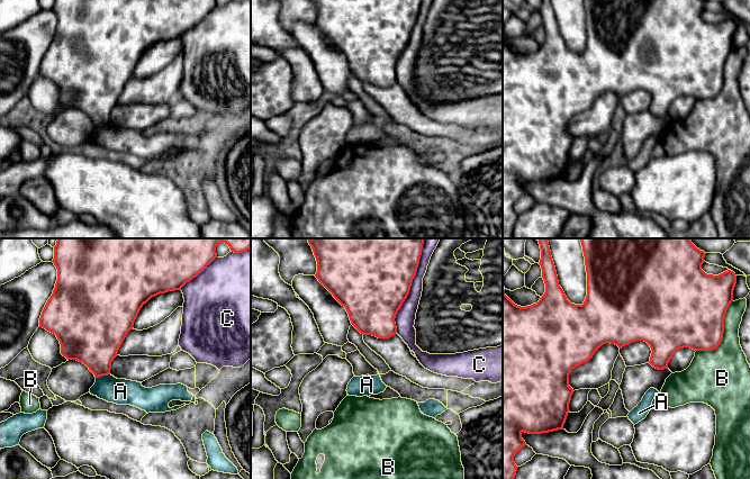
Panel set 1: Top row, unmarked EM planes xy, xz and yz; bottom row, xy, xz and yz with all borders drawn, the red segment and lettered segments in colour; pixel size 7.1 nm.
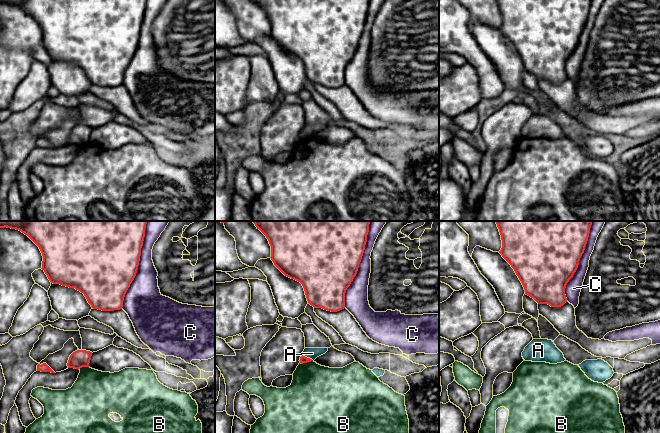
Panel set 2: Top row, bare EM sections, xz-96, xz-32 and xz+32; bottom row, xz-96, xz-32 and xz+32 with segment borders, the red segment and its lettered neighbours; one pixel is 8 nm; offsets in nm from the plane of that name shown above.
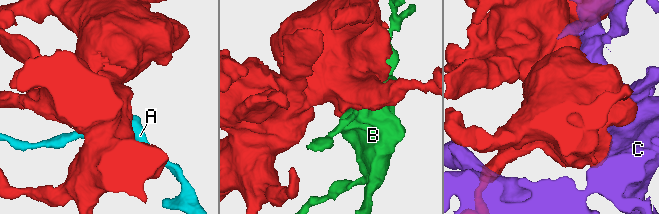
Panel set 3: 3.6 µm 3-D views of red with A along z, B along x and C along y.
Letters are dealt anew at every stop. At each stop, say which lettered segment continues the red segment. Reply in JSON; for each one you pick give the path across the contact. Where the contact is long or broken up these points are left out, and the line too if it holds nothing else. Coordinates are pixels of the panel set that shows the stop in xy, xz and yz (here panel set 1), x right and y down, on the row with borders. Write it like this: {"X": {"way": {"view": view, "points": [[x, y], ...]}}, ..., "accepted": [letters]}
{"accepted": []}

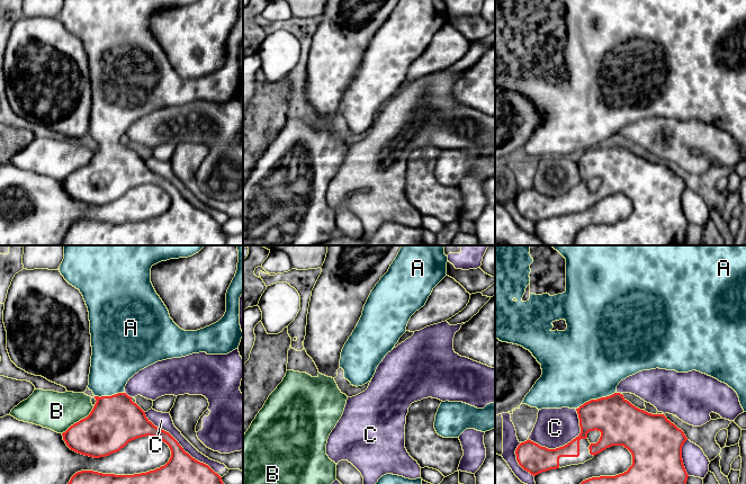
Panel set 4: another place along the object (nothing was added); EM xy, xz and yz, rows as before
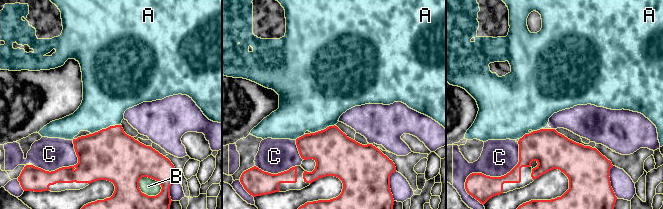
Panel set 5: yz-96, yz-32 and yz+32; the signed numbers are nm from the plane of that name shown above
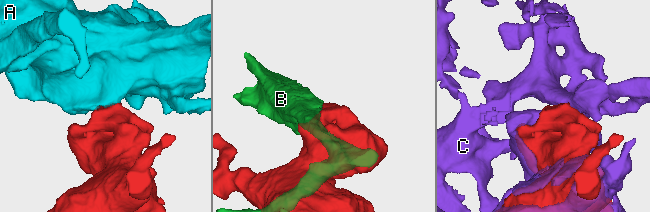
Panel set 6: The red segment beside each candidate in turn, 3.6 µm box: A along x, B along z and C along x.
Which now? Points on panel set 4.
{"accepted": ["A"]}

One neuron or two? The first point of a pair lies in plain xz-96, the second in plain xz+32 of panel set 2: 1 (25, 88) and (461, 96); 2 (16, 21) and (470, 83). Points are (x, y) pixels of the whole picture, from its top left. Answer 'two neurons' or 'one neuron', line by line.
1: two neurons
2: one neuron

